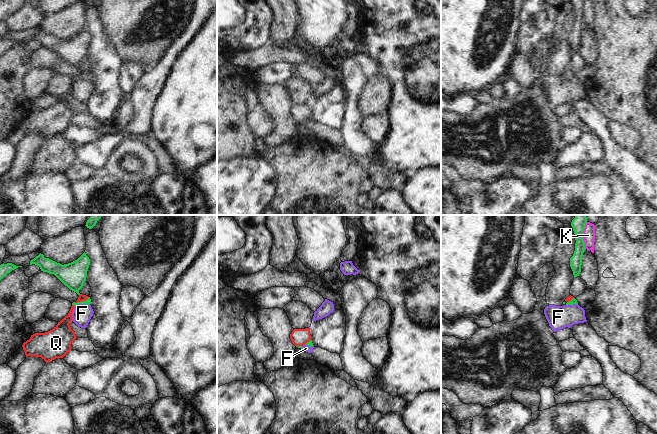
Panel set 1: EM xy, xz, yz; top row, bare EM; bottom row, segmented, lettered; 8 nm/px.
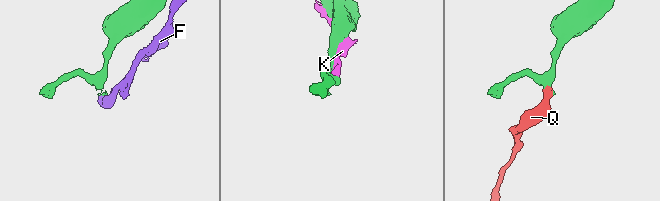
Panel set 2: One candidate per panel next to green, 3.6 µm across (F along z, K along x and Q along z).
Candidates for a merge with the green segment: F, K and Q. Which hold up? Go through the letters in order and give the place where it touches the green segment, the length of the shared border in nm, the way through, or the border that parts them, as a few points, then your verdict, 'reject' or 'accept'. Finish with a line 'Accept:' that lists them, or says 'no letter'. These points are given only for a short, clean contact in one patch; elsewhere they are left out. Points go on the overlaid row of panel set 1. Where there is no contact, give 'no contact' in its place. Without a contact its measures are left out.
F: meets green in xy at (82, 303); contact 120 nm long; border along xy (89, 303), (77, 304), (75, 306); reject
K: meets green in yz at (582, 235); contact 220 nm long; reject
Q: meets green in xy at (82, 301); contact 130 nm long; runs through xy (88, 301), (82, 301), (81, 297); accept
Accept: Q

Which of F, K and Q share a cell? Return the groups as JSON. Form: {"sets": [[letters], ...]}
{"sets": [["F", "K"], ["Q"]]}

